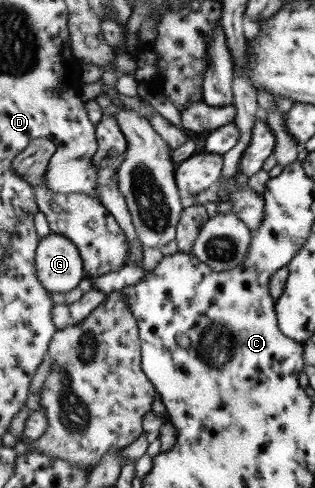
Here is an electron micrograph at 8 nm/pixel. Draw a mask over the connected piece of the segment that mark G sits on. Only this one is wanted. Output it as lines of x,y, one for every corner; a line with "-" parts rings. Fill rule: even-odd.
55,232
39,242
37,266
38,278
50,293
67,293
87,277
78,245

